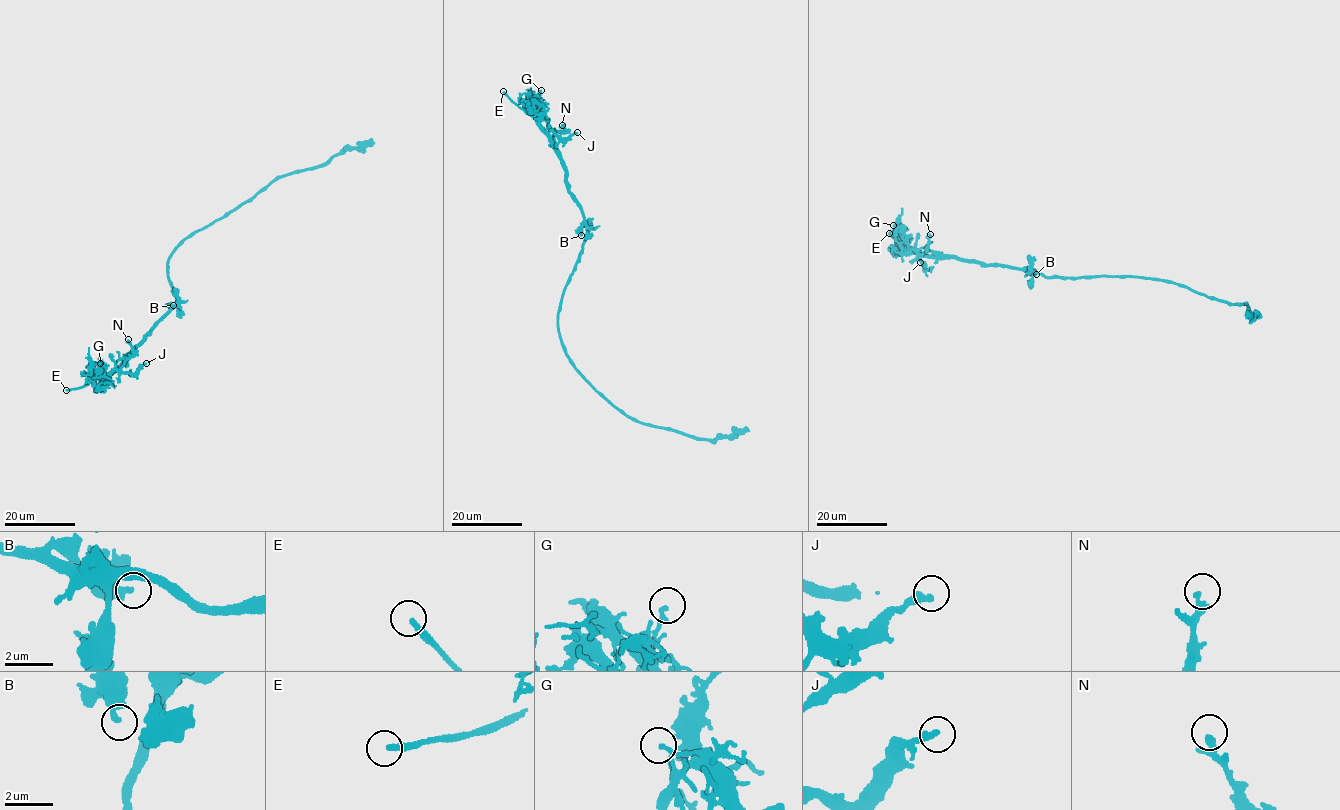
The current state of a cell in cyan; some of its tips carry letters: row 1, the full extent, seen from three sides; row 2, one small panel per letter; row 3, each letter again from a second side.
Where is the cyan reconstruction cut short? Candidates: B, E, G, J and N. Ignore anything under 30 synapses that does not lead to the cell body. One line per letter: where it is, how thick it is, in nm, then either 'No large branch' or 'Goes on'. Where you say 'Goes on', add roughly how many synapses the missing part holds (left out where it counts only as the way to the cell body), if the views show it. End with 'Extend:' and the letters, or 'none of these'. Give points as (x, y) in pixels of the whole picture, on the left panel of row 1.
B: Place: (173, 305). Thickness 280 nm. No large branch
E: Place: (66, 390). Thickness 260 nm. Goes on
G: Place: (100, 363). Thickness 170 nm. No large branch
J: Place: (146, 363). Thickness 260 nm. No large branch
N: Place: (128, 339). Thickness 160 nm. No large branch
Extend: E

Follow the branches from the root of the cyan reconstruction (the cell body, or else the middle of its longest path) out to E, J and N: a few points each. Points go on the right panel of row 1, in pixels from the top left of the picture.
E: (1124, 275), (1050, 277), (1003, 265), (934, 258), (899, 242), (889, 233)
J: (1124, 275), (1044, 276), (1003, 265), (961, 261), (927, 249), (920, 257), (924, 267), (920, 262)
N: (1124, 275), (1050, 277), (1003, 265), (965, 261), (926, 251), (930, 234)

